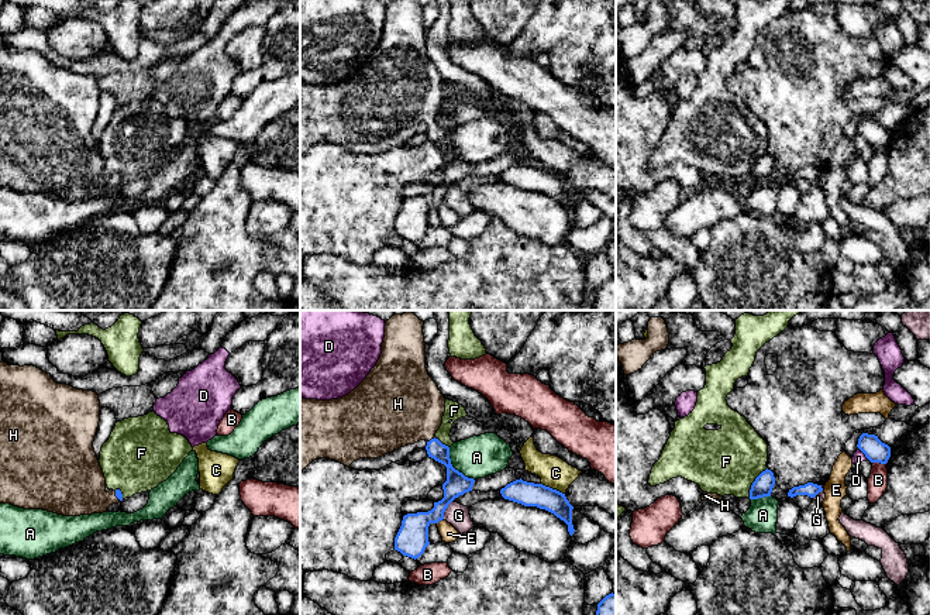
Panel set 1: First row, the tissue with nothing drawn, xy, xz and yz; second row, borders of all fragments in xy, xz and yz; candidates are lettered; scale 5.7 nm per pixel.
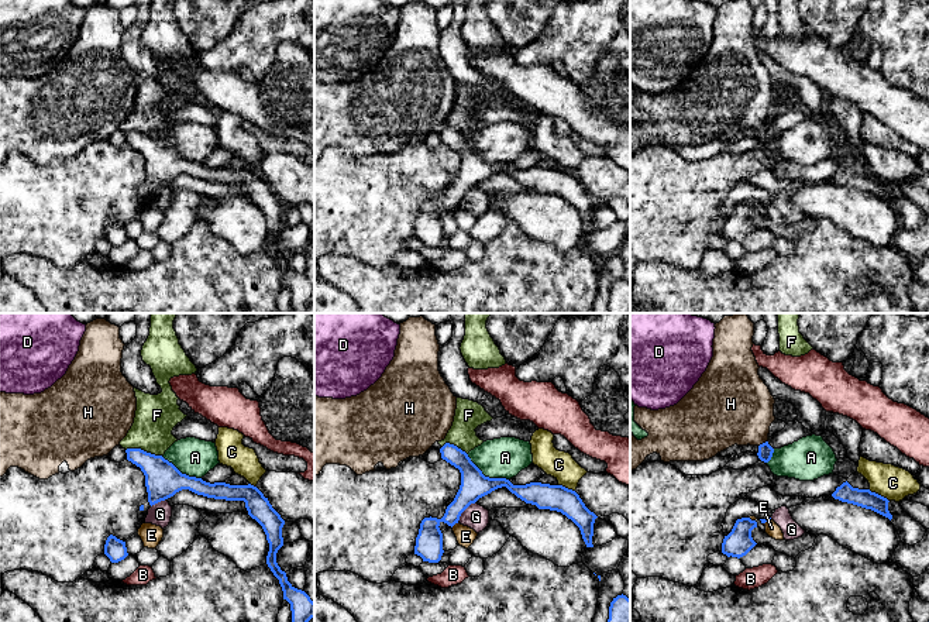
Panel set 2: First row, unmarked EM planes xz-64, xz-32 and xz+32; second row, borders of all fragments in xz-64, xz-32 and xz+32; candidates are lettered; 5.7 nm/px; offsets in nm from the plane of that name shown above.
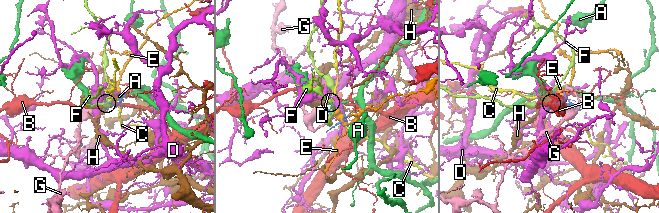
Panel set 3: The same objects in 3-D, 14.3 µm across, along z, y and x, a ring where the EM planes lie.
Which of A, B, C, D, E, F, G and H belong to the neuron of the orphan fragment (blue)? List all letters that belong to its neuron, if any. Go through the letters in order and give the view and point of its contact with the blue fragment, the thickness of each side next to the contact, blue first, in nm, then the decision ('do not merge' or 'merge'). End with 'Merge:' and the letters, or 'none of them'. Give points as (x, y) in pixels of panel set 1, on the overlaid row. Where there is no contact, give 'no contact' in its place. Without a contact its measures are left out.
A: xz (453, 467) | 130/240 nm | do not merge
B: yz (878, 461) | 130/110 nm | do not merge
C: xz (551, 488) | 140/170 nm | do not merge
D: yz (863, 452) | 130/70 nm | do not merge
E: xz (440, 519) | 190/90 nm | do not merge
F: yz (753, 483) | 120/380 nm | do not merge
G: xz (445, 508) | 180/130 nm | do not merge
H: xz (431, 439) | 100/440 nm | merge
Merge: H

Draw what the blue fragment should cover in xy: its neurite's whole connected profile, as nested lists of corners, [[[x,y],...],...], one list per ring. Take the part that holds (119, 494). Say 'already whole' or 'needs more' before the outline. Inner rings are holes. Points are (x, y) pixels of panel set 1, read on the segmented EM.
needs more; [[[0,363],[0,504],[11,504],[24,509],[44,509],[63,516],[80,516],[92,513],[107,512],[107,508],[113,504],[123,501],[123,494],[120,489],[106,491],[106,478],[100,463],[96,457],[93,442],[97,433],[100,422],[100,401],[99,395],[93,391],[76,389],[66,384],[58,384],[52,379],[51,374],[34,365],[8,365],[7,363]]]

